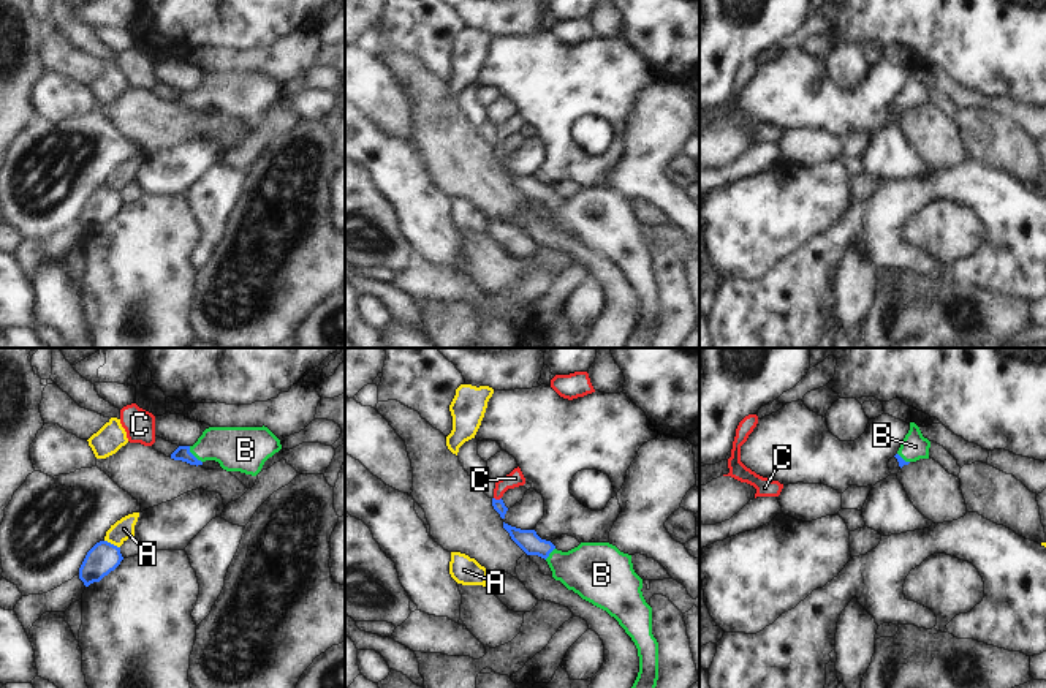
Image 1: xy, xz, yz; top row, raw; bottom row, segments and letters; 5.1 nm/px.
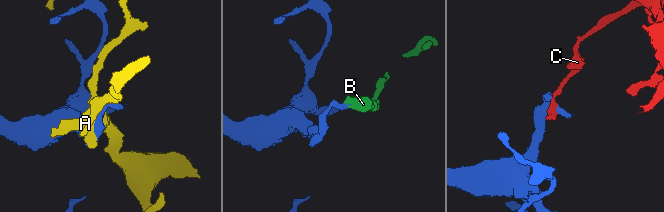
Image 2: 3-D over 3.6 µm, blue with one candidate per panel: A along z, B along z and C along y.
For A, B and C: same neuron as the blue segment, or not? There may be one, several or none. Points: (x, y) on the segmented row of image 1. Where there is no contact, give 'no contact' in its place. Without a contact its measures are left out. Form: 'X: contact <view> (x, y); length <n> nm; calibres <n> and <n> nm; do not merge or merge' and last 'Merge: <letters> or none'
A: contact xy (113, 544); length 90 nm; calibres 160 and 110 nm; do not merge
B: contact xy (192, 454); length 110 nm; calibres 80 and 220 nm; merge
C: contact xz (497, 500); length 40 nm; calibres 60 and 80 nm; do not merge
Merge: B

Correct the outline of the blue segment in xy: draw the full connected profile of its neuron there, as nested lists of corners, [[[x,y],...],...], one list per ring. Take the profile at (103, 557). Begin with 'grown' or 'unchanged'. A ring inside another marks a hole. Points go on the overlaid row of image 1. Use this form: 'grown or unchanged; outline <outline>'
unchanged; outline [[[100,541],[87,552],[79,568],[79,579],[85,587],[100,582],[104,576],[114,571],[122,560],[120,547],[108,541]]]

